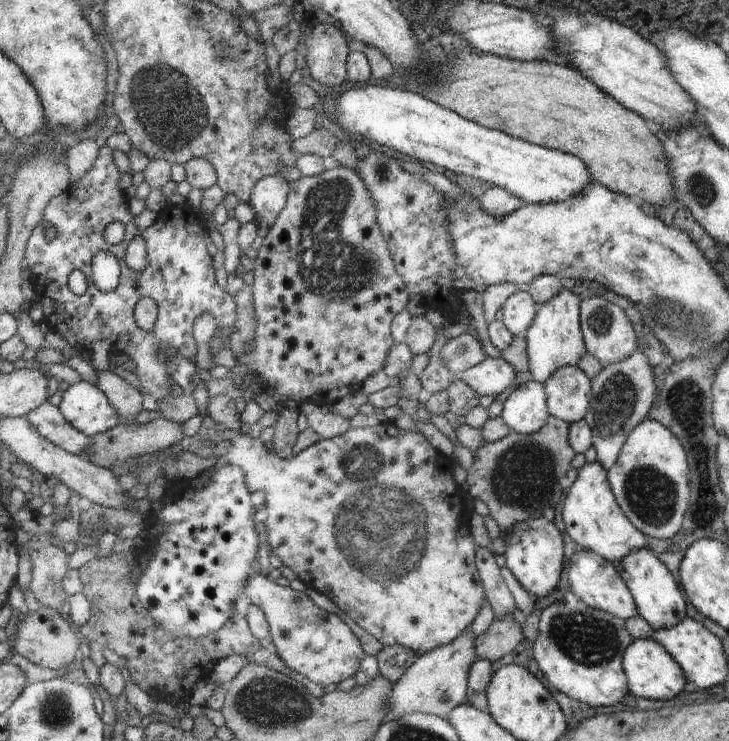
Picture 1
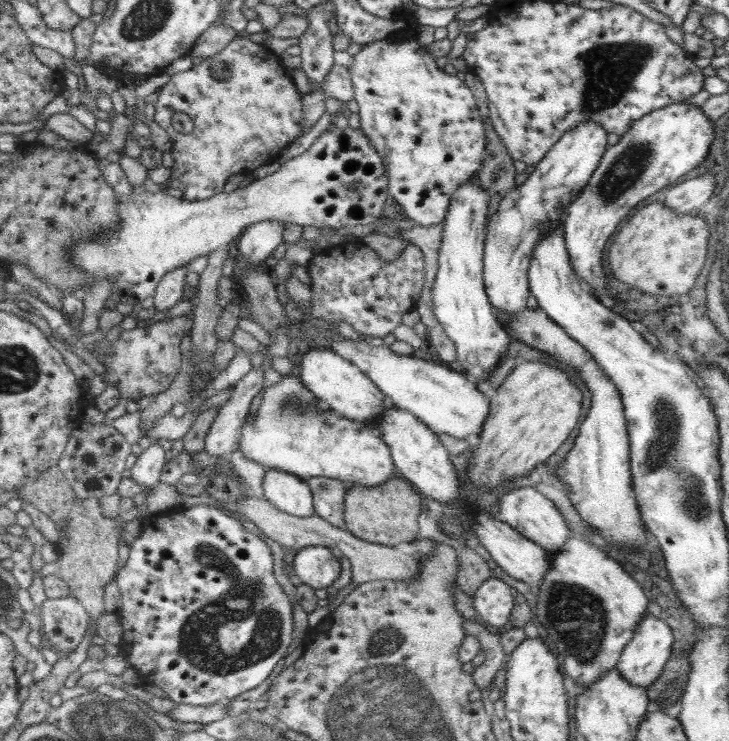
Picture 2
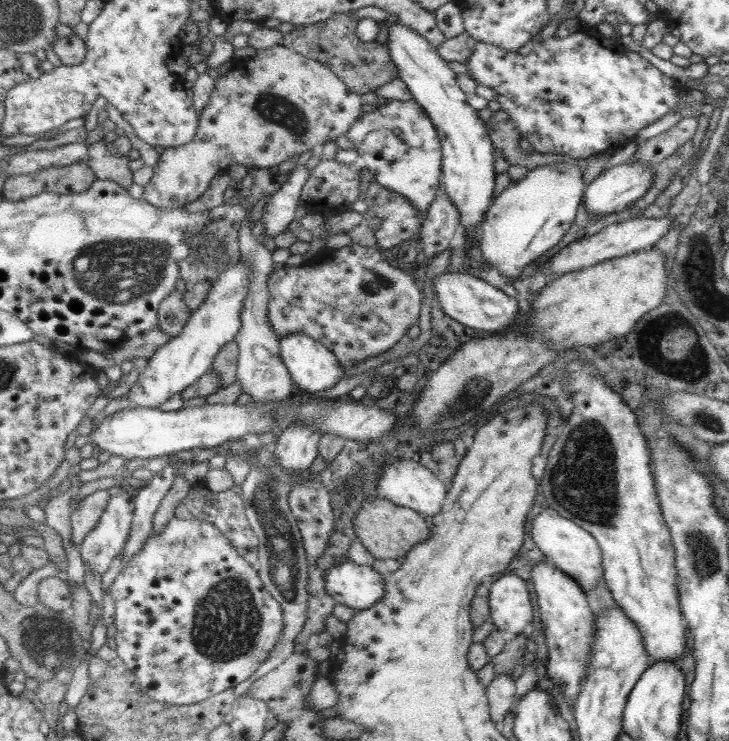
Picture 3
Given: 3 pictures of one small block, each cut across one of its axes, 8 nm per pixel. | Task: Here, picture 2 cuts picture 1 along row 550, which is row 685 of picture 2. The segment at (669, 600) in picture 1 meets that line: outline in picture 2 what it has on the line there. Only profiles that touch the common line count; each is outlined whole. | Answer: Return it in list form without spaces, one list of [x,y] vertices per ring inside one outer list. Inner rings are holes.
[[[652,612],[645,614],[642,622],[639,622],[634,632],[634,636],[624,647],[615,667],[622,675],[622,678],[630,684],[647,688],[657,681],[664,665],[670,658],[674,642],[673,632],[666,621],[656,617]]]

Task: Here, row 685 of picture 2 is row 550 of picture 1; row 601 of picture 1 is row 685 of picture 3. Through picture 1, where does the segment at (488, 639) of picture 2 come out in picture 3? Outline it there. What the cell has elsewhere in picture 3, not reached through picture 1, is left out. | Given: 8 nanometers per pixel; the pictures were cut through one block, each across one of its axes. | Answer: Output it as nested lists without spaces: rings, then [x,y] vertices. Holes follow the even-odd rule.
[[[499,674],[486,687],[489,716],[496,724],[510,712],[516,694],[515,680],[511,675]]]

